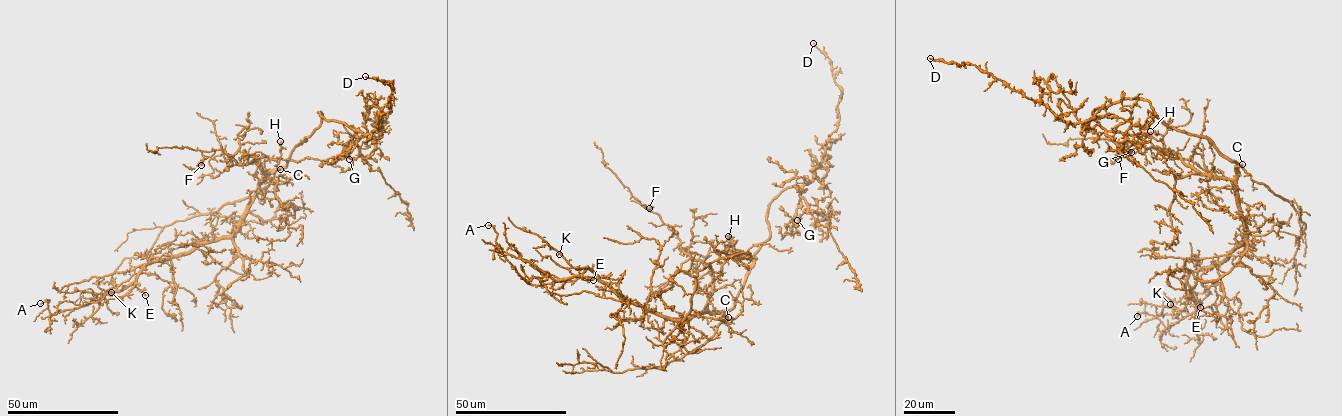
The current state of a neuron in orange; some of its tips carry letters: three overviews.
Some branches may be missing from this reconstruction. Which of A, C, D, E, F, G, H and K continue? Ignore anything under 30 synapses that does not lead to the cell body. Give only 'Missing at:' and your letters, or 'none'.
Missing at: C, D

